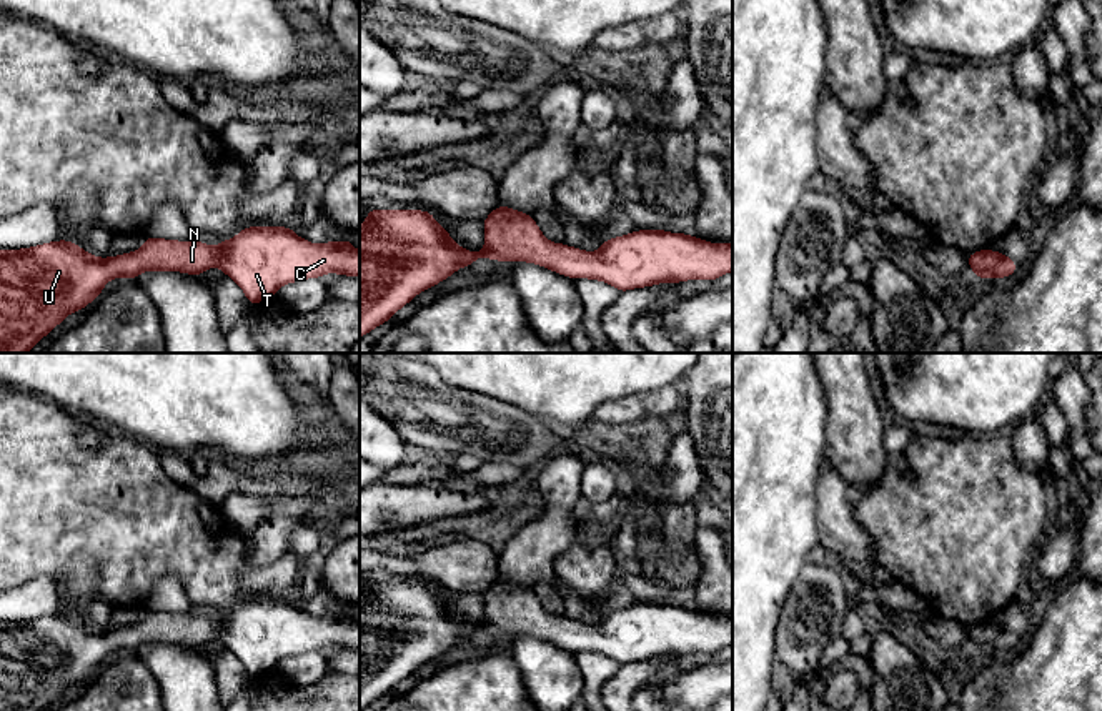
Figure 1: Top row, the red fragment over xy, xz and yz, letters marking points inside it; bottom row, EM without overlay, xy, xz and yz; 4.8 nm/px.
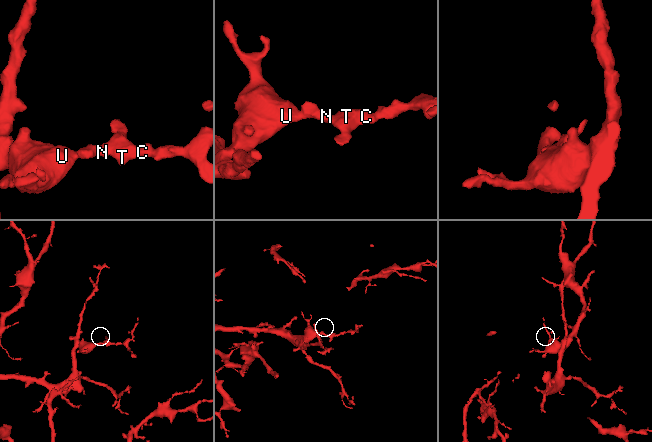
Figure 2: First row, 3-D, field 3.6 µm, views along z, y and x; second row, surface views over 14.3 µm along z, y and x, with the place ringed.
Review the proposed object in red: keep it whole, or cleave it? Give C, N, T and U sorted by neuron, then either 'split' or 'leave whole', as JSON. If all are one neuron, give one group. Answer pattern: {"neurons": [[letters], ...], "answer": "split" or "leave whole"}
{"neurons": [["C", "N", "T", "U"]], "answer": "leave whole"}

